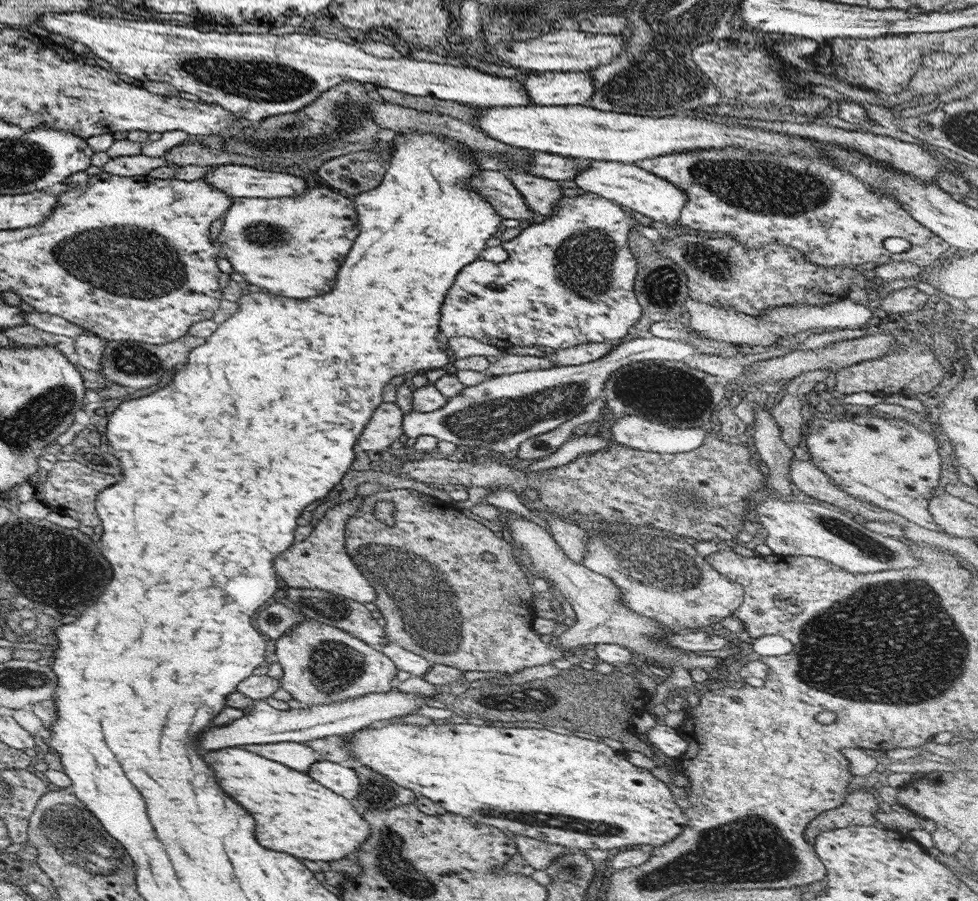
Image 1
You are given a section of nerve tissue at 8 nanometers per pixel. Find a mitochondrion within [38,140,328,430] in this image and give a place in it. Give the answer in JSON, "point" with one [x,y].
{"point":[94,255]}

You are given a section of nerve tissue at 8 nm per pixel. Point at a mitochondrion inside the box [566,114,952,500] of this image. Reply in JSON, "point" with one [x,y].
{"point":[758,187]}

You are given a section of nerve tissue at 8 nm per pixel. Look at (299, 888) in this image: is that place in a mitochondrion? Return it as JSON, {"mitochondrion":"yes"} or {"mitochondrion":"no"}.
{"mitochondrion":"no"}

